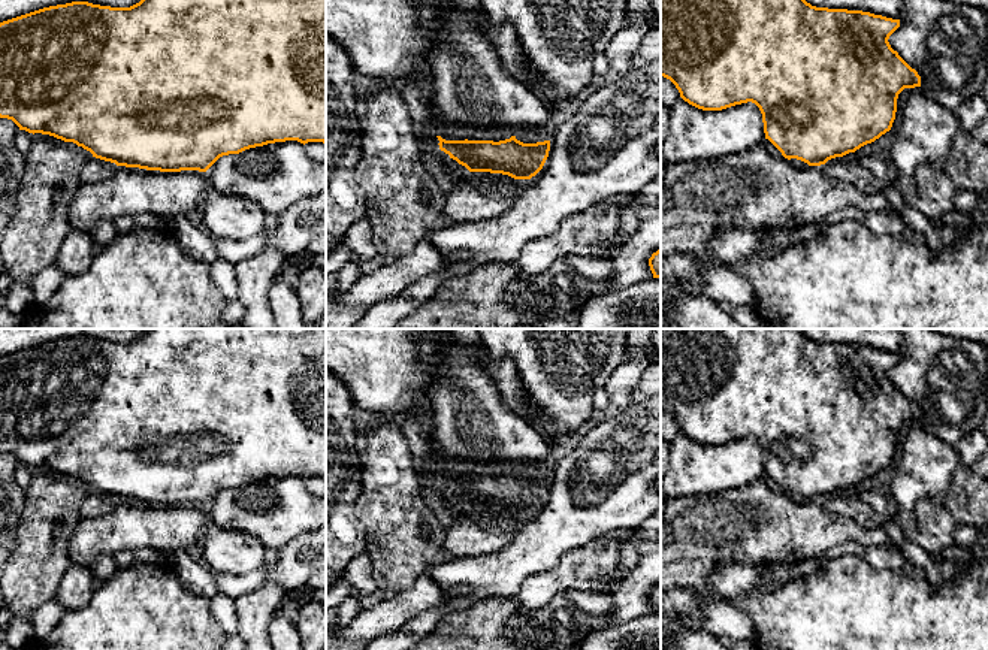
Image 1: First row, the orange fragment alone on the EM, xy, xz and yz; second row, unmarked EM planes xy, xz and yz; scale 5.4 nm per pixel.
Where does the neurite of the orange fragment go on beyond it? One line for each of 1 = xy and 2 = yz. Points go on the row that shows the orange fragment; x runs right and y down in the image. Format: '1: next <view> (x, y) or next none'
1: next none
2: next none

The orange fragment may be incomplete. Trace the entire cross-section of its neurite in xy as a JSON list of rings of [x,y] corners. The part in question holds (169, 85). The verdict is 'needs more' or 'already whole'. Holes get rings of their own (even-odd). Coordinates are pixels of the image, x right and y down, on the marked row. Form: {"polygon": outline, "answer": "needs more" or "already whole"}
{"polygon": [[[141,0],[130,7],[111,7],[88,1],[72,1],[43,7],[0,22],[0,118],[12,120],[19,130],[49,134],[64,142],[73,142],[90,151],[93,157],[117,166],[139,167],[160,172],[199,170],[206,172],[220,157],[239,154],[245,149],[275,142],[297,140],[300,143],[326,143],[326,0]]], "answer": "already whole"}

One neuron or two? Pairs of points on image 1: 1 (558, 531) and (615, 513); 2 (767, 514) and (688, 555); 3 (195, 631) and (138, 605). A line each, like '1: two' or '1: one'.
1: one
2: one
3: one

